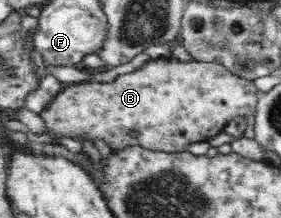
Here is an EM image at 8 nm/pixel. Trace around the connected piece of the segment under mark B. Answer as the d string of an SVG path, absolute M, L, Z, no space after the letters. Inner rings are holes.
M157 58L156 60L149 60L143 66L133 71L133 73L127 73L127 75L119 75L113 81L113 83L95 83L95 82L83 82L81 84L73 84L63 86L63 89L52 98L52 100L47 104L46 108L40 113L42 120L46 123L46 126L53 131L58 137L72 137L77 140L81 139L103 139L107 145L111 148L111 151L118 150L119 148L124 148L128 145L138 145L145 149L151 151L160 151L167 153L177 153L187 151L187 147L191 143L197 143L197 141L207 141L212 139L215 135L224 131L224 127L228 124L229 120L233 117L245 116L254 114L256 112L256 105L260 96L260 92L253 81L243 79L229 72L228 69L221 65L219 62L202 62L201 60L193 59L192 62L182 62L176 58ZM131 129L137 131L137 137L133 137L131 134Z

